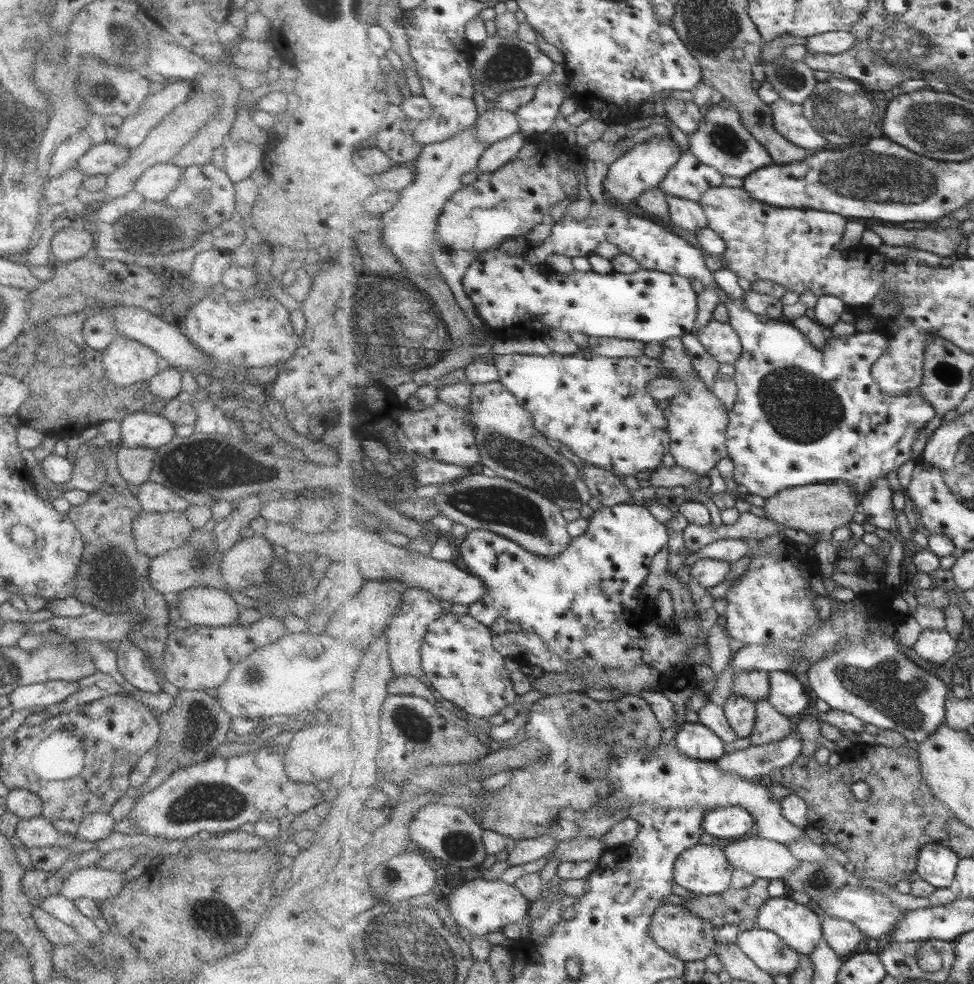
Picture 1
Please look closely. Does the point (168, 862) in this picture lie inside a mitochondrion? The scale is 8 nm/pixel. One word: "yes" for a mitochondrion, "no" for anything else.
no

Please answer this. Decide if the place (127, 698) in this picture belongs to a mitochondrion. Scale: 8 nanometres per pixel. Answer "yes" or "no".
no

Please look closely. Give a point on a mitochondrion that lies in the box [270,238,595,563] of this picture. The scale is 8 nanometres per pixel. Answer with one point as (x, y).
(397, 330)

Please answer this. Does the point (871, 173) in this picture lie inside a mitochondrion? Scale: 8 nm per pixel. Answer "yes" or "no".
yes

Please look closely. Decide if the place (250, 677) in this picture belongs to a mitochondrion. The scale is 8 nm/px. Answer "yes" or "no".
yes

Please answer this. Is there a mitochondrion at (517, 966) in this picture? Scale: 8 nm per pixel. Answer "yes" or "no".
no

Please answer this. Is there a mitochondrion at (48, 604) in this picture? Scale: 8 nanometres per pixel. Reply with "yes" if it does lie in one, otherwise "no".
no

